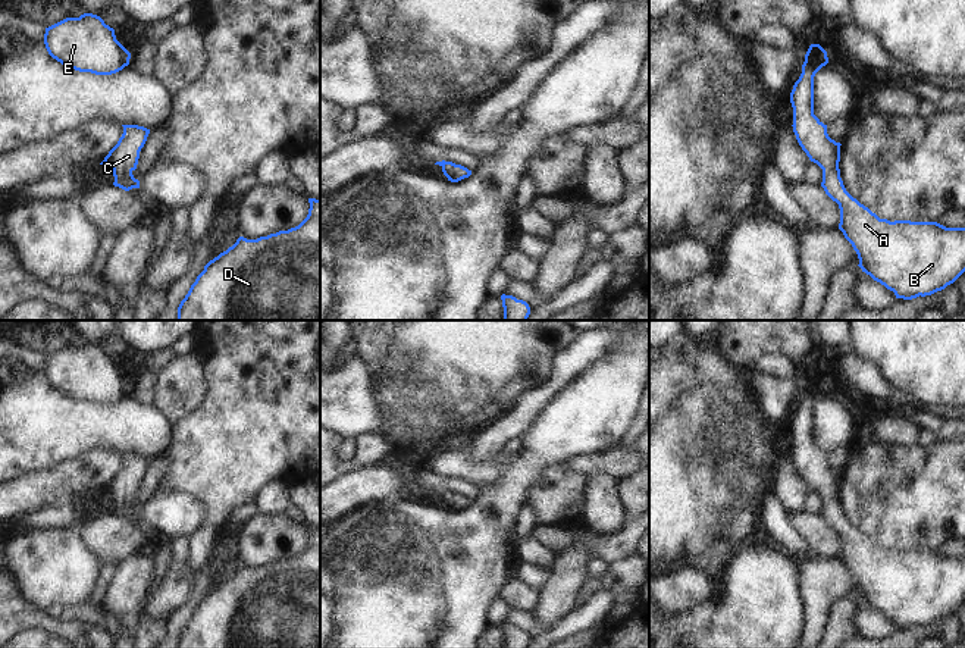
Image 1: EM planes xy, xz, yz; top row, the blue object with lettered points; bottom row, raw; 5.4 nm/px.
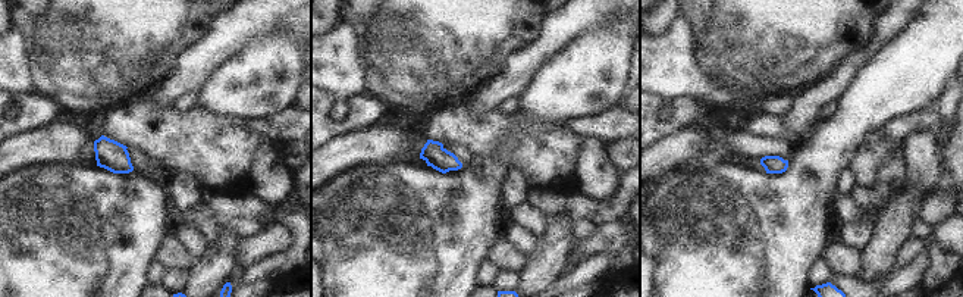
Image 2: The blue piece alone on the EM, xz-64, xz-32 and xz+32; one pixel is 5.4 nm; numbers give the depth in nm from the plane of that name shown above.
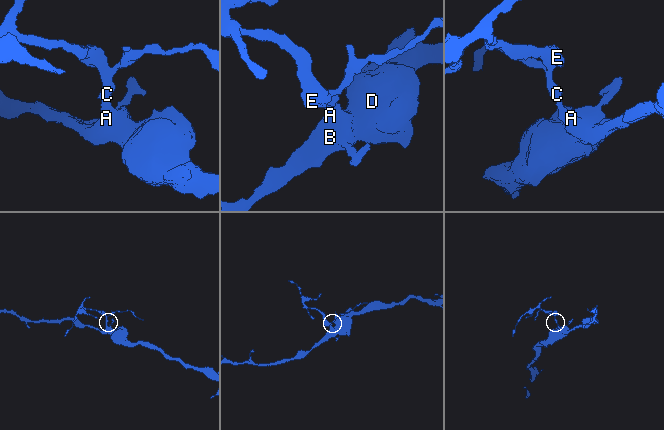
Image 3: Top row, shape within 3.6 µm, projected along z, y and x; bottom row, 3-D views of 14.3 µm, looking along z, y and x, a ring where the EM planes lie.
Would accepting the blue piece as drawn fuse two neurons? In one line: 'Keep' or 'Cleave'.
Keep

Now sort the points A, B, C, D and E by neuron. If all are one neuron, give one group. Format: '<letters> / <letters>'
A B C D E

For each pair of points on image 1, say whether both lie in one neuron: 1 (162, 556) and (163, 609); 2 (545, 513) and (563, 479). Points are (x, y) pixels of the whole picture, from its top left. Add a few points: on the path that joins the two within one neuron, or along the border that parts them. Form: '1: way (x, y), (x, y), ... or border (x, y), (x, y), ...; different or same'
1: border (171, 542), (166, 570), (162, 579), (150, 589); different
2: way (550, 504), (550, 498), (560, 488); same

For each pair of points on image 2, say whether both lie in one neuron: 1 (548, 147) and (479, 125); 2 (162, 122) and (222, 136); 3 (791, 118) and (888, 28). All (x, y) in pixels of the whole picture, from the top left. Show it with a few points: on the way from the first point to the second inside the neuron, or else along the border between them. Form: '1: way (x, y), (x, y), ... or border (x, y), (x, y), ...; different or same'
1: way (530, 143), (514, 131), (496, 131); same
2: way (176, 136), (207, 136); same
3: way (816, 96), (866, 53); same

